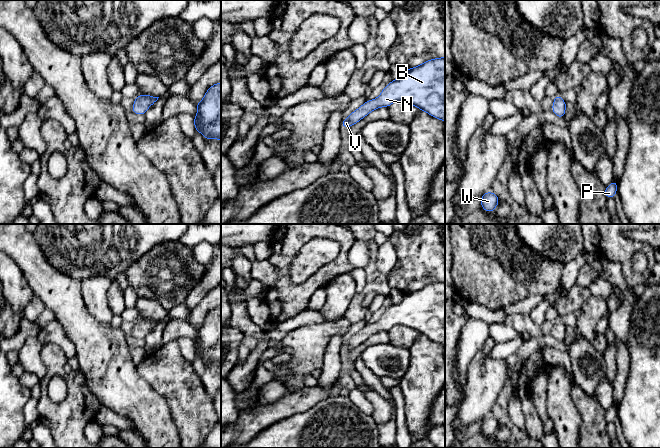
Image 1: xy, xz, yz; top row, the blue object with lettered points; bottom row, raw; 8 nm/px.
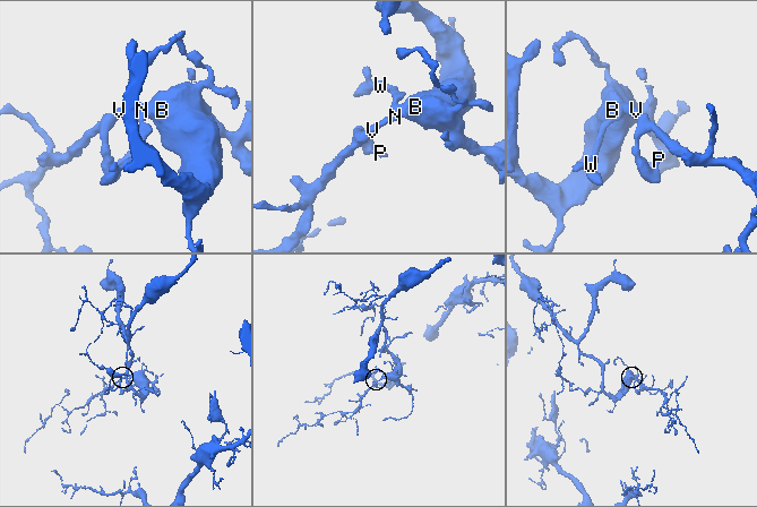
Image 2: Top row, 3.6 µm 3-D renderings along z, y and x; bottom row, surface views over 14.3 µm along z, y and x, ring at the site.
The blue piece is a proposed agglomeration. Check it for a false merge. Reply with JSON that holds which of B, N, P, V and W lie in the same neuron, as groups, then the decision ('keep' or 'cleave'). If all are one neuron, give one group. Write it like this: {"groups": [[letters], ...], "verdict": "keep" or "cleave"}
{"groups": [["B", "N", "P", "V", "W"]], "verdict": "keep"}

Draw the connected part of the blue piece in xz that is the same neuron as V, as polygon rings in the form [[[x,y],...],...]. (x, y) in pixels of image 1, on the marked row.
[[[445,57],[427,60],[405,70],[401,78],[391,81],[378,98],[366,101],[347,119],[342,127],[351,127],[371,111],[389,107],[396,101],[407,102],[445,122]]]

